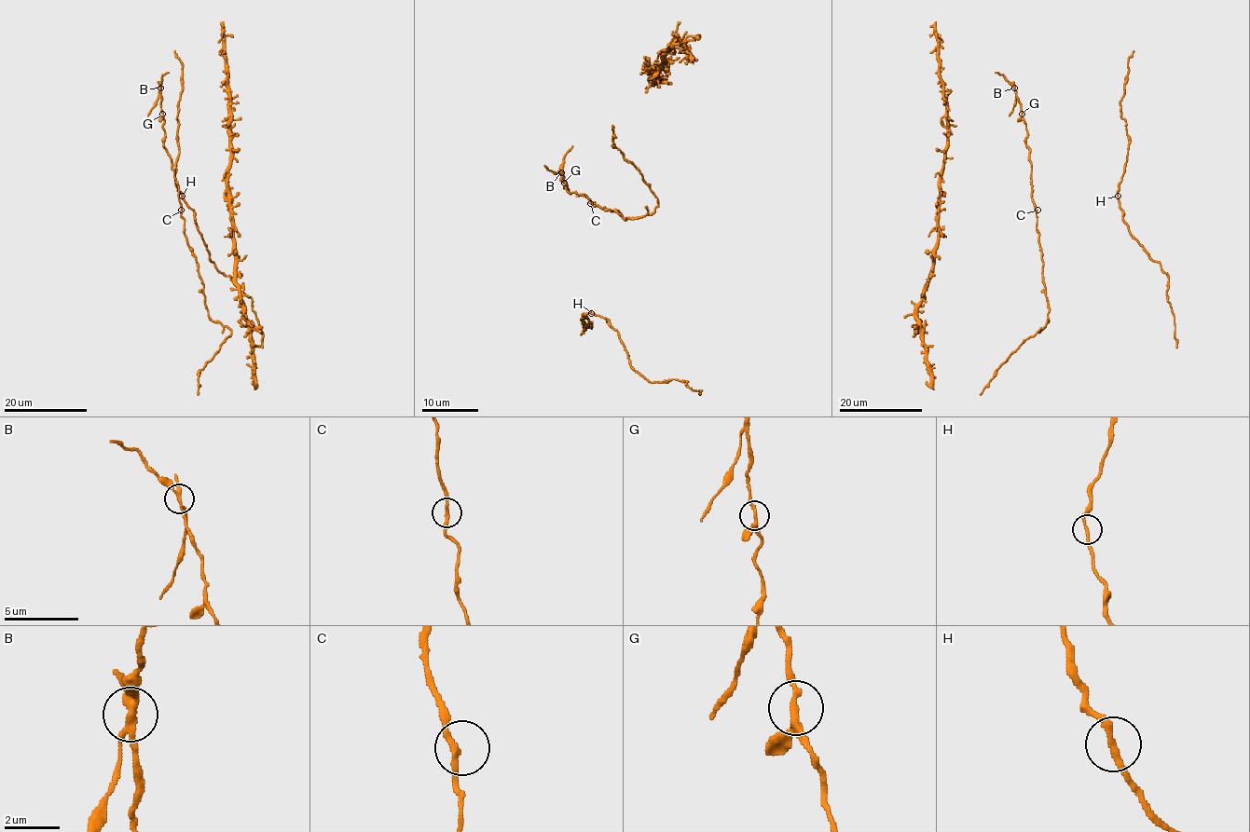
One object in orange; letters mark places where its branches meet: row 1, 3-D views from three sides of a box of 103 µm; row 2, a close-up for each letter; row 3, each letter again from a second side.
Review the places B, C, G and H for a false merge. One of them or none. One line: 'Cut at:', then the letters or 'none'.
Cut at: B

